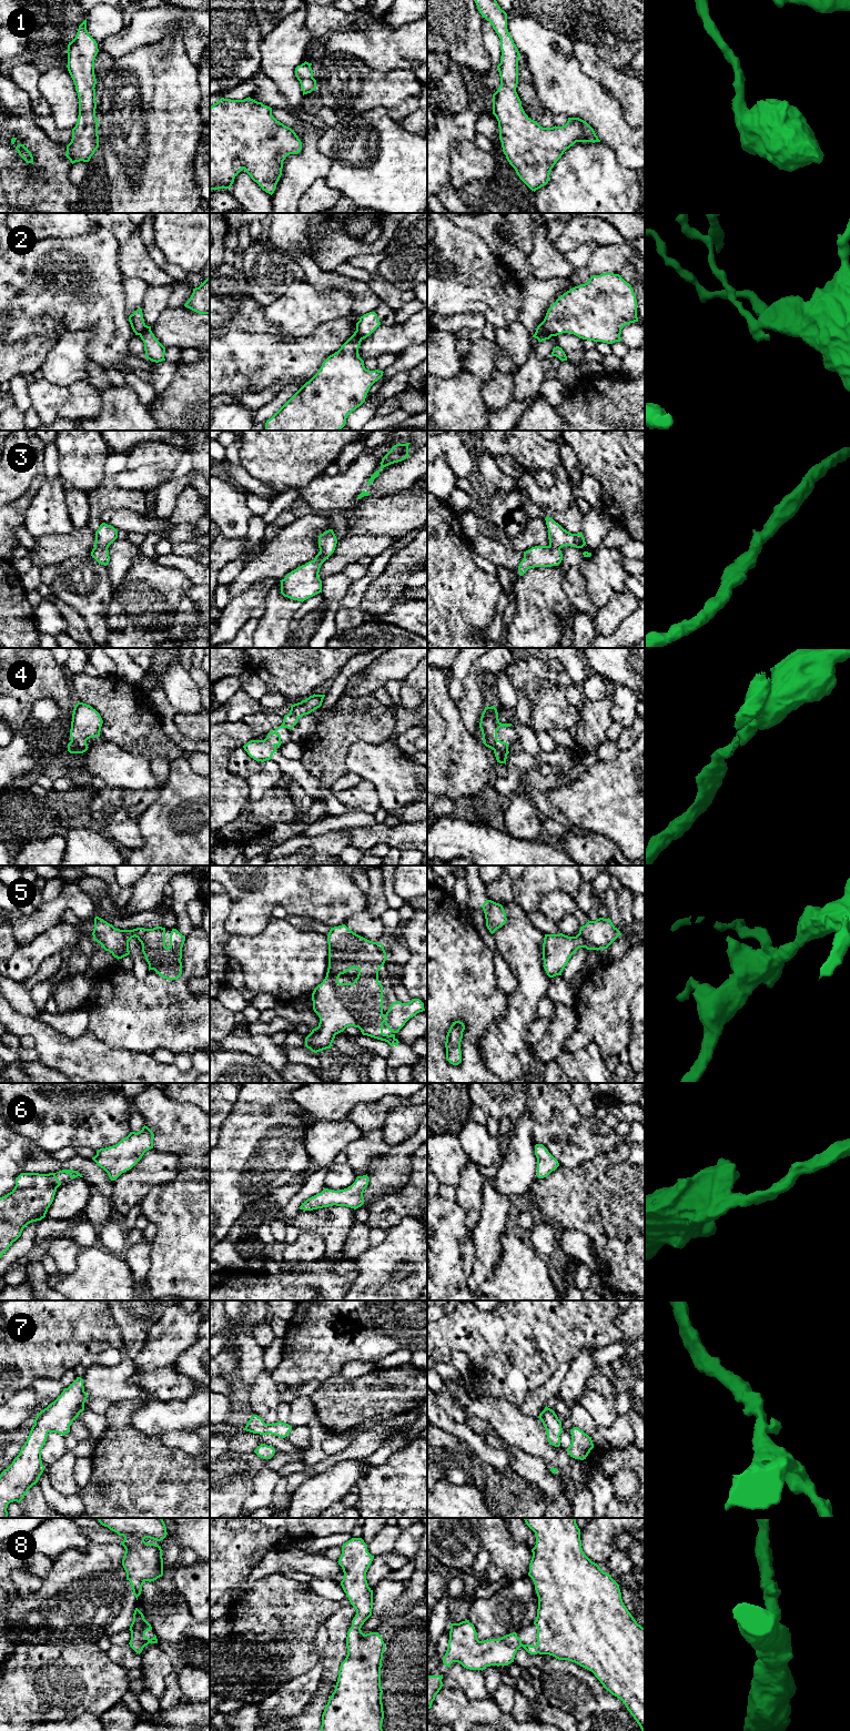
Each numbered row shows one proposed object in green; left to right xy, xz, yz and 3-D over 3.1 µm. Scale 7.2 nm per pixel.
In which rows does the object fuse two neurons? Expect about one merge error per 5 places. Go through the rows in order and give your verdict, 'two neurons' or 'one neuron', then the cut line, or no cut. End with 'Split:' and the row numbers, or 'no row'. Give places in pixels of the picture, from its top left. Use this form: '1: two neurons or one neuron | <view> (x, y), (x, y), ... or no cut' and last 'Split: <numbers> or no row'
1: one neuron | no cut
2: two neurons | yz (542, 322), (543, 327), (553, 335)
3: one neuron | no cut
4: one neuron | no cut
5: one neuron | no cut
6: one neuron | no cut
7: one neuron | no cut
8: one neuron | no cut
Split: 2

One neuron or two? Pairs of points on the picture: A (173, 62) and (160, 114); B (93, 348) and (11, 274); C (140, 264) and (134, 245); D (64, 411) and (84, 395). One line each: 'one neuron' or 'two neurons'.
A: one neuron
B: one neuron
C: one neuron
D: one neuron

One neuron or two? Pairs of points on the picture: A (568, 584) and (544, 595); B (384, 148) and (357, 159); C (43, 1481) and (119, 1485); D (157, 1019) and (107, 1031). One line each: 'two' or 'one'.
A: two
B: one
C: two
D: one

